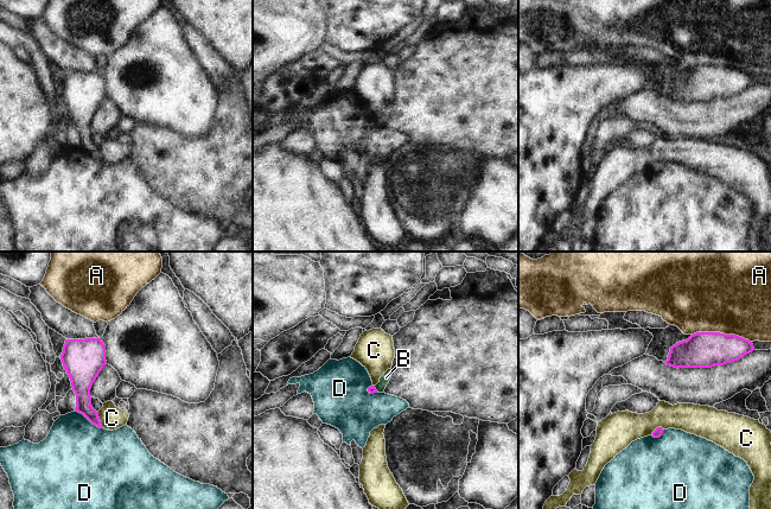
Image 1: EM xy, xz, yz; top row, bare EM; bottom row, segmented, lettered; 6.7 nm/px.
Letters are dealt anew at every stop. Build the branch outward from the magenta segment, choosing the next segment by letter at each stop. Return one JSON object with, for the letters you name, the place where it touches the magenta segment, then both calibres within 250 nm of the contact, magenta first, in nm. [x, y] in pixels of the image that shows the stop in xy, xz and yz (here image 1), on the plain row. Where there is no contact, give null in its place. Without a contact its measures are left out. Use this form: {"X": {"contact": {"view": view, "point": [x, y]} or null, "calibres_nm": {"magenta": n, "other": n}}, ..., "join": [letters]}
{"join": []}

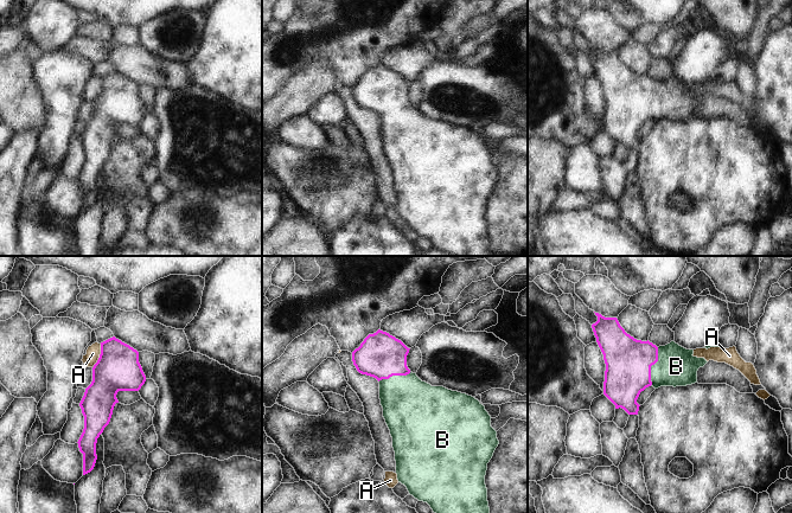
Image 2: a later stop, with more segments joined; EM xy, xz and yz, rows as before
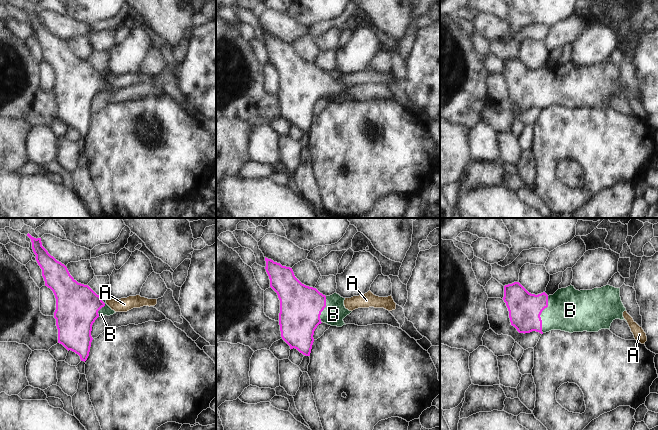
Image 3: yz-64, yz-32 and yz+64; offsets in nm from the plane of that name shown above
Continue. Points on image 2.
{"B": {"contact": {"view": "yz", "point": [651, 100]}, "calibres_nm": {"magenta": 320, "other": 260}}, "join": ["B"]}

